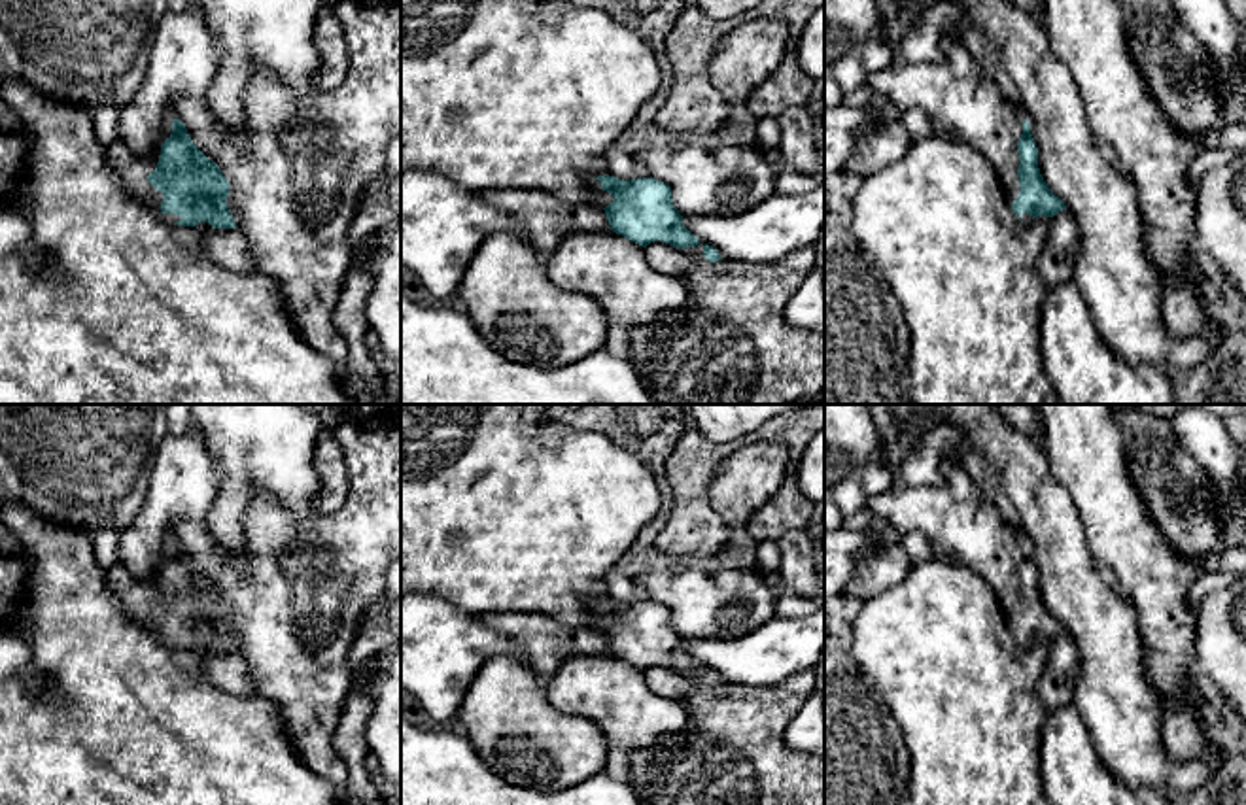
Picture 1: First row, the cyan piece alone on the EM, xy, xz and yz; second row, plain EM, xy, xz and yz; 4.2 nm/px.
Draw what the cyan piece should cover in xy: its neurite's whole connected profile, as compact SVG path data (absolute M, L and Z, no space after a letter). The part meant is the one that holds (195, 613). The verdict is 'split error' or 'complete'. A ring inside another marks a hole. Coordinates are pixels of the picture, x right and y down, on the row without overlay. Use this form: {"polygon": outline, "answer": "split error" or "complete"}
{"polygon": "M168 539L166 563L153 582L140 582L123 563L104 571L108 590L123 603L134 620L149 627L157 639L174 648L195 650L200 644L214 652L236 652L227 629L229 605L191 563L185 548Z", "answer": "split error"}

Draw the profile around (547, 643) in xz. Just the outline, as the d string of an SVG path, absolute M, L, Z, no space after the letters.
M486 612L478 618L520 646L543 682L571 656L611 654L605 633L592 625L565 625L541 612Z

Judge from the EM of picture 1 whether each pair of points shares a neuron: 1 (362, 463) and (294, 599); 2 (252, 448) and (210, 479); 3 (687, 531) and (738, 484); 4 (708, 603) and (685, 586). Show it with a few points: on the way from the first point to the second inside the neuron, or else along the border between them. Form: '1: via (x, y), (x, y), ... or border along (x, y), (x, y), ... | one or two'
1: via (362, 497), (362, 531), (328, 565) | one
2: border along (197, 431), (212, 452), (216, 465), (227, 477) | two
3: border along (719, 463), (711, 477), (713, 509) | two
4: via (702, 603), (691, 592) | one

